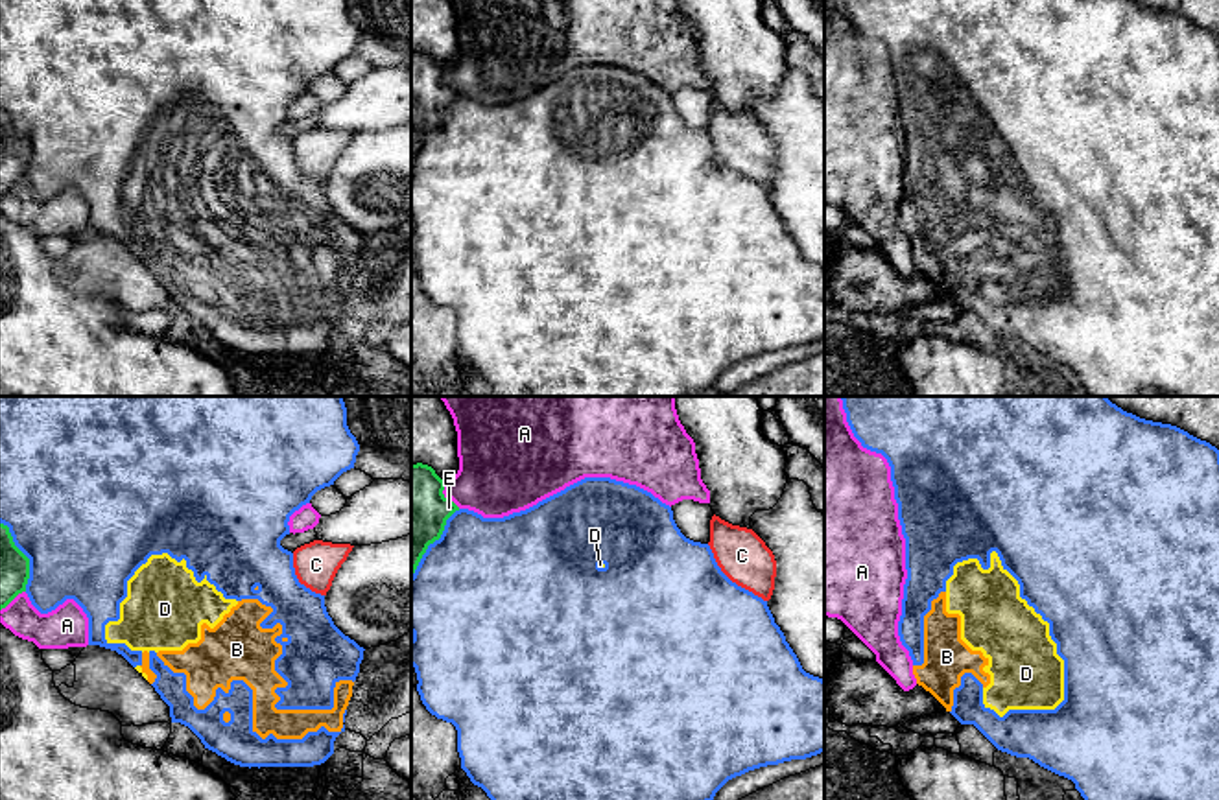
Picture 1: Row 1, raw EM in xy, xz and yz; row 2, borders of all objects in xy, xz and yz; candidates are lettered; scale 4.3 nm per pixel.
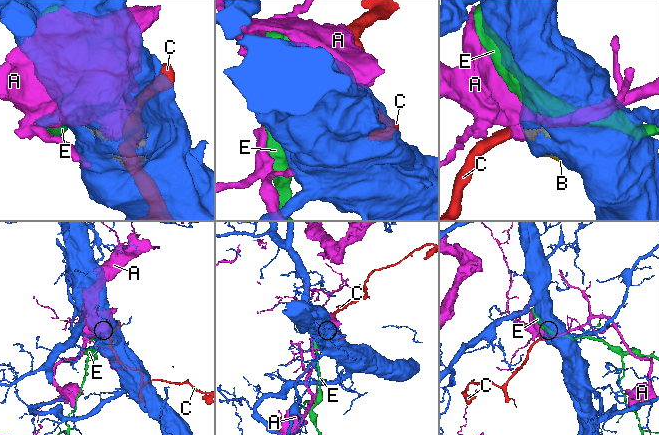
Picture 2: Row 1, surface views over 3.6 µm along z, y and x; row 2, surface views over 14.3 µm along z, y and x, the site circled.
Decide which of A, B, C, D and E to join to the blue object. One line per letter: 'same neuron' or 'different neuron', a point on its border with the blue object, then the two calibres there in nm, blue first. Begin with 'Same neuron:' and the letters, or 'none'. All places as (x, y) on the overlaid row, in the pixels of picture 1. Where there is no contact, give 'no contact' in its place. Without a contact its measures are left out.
Same neuron: B, D
A: different neuron; meets blue in yz at (900, 524); 500 nm thick on the blue side, 500 nm on the other
B: same neuron; meets blue in xy at (275, 662); 280 nm thick on the blue side, 280 nm on the other
C: different neuron; meets blue in xz at (729, 579); 500 nm thick on the blue side, 220 nm on the other
D: same neuron; meets blue in yz at (1031, 605); 500 nm thick on the blue side, 300 nm on the other
E: different neuron; meets blue in xz at (434, 542); 500 nm thick on the blue side, 320 nm on the other

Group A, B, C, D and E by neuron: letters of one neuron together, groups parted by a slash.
A / B D / C / E

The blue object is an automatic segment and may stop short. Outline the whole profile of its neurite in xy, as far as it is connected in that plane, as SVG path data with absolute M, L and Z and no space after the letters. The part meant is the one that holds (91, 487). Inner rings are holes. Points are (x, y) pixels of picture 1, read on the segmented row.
M0 396L0 524L30 559L26 594L31 605L48 614L74 599L89 618L89 645L122 654L170 706L172 723L188 726L205 748L249 769L314 767L334 754L334 741L345 732L365 649L334 625L325 595L299 582L293 553L280 540L290 535L290 516L354 468L358 452L343 396Z

